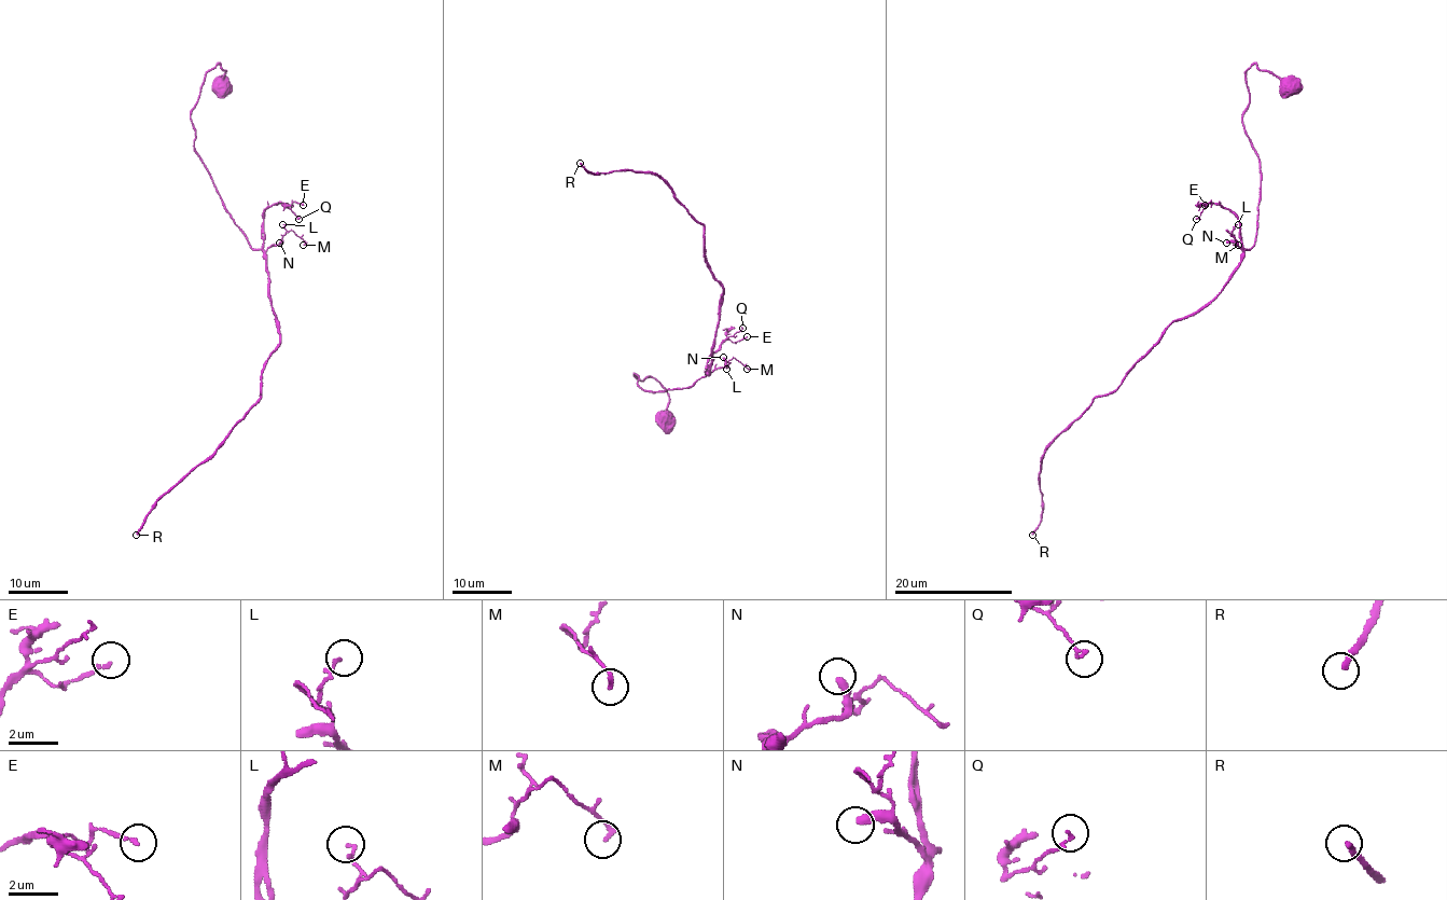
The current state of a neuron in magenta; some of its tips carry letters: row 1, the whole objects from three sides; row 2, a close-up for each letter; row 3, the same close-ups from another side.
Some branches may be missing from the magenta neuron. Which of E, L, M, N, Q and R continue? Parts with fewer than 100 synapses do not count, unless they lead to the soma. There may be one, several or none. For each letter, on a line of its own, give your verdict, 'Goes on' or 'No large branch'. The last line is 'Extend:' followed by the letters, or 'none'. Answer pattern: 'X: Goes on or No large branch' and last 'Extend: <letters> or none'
E: No large branch
L: No large branch
M: No large branch
N: No large branch
Q: No large branch
R: Goes on
Extend: R

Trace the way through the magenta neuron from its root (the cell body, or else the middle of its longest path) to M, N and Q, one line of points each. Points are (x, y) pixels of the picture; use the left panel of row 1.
M: (220, 86), (216, 64), (191, 123), (225, 210), (254, 249), (291, 230), (303, 245)
N: (220, 86), (225, 70), (216, 64), (191, 113), (194, 149), (247, 241), (265, 250), (279, 243)
Q: (220, 86), (216, 64), (191, 123), (225, 210), (254, 249), (267, 207), (282, 203), (298, 219)

